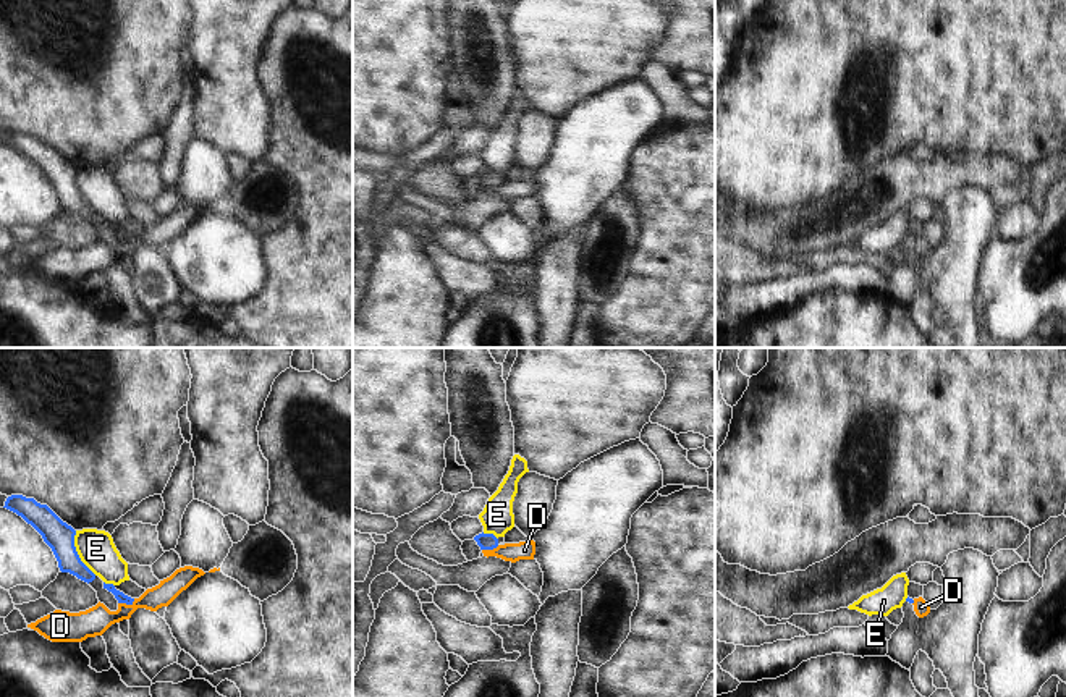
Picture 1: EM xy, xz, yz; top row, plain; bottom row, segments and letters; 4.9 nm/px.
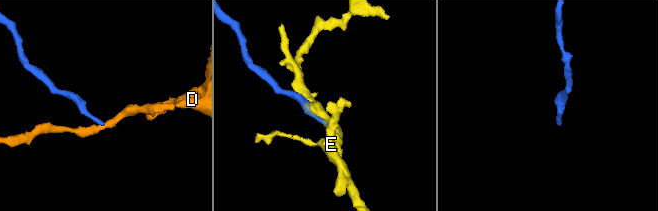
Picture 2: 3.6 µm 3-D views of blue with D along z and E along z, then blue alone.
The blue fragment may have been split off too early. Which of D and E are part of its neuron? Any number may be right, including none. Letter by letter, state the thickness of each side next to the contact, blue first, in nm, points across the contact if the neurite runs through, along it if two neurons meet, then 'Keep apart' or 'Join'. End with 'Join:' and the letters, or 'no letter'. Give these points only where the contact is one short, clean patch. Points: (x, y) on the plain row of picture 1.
D: Thickness 50 nm (blue) against 140 nm. Boundary: xy (135, 236), (130, 241), (118, 241). Keep apart
E: Thickness 150 nm (blue) against 190 nm. Boundary: xy (75, 168), (75, 188), (96, 212). Keep apart
Join: no letter

